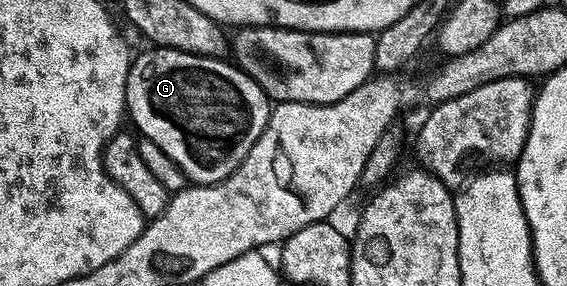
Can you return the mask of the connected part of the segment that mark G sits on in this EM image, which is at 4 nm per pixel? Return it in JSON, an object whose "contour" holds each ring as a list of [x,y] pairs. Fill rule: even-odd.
{"contour":[[[153,46],[148,50],[150,52],[142,56],[132,57],[127,74],[125,111],[128,119],[133,119],[132,127],[144,139],[155,142],[159,150],[175,158],[177,165],[194,185],[221,183],[241,165],[251,146],[255,146],[259,134],[263,134],[271,113],[269,97],[246,72],[228,59],[196,56],[174,48]]]}

